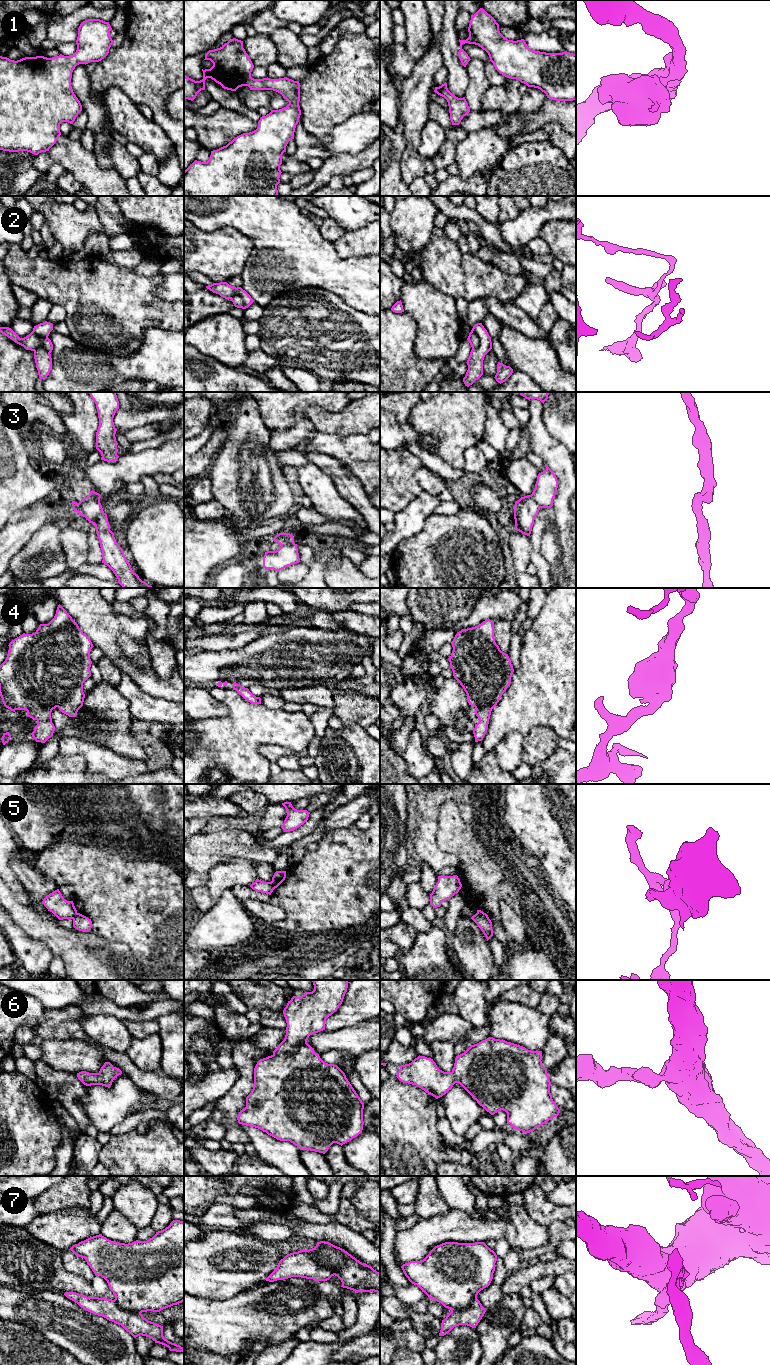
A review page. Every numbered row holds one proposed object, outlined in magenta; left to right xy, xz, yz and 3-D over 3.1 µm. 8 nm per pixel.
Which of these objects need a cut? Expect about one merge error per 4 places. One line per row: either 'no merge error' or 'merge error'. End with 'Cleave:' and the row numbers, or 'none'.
1: no merge error
2: merge error
3: merge error
4: no merge error
5: merge error
6: no merge error
7: merge error
Cleave: 2, 3, 5, 7

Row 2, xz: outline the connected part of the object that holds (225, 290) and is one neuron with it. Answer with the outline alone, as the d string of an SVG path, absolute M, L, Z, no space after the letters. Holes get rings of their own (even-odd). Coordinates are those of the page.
M227 282L213 283L209 286L206 286L206 288L213 293L219 294L225 299L231 299L234 293L240 295L244 301L243 309L248 308L254 302L251 296L241 287L233 287Z

